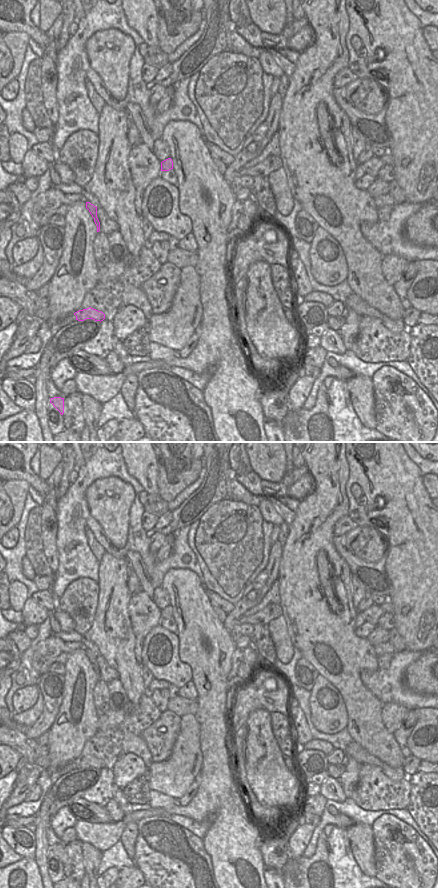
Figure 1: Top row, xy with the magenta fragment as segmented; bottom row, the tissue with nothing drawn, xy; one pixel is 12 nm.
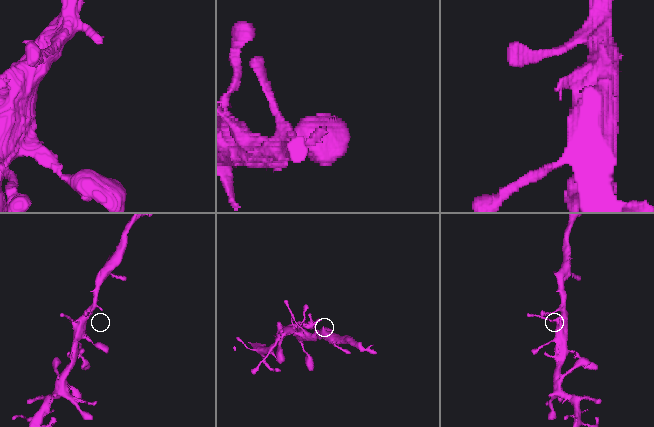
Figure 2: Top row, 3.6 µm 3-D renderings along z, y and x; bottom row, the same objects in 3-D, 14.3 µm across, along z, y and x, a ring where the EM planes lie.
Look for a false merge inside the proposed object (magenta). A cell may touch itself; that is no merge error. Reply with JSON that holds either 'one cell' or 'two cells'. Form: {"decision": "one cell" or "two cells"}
{"decision": "two cells"}

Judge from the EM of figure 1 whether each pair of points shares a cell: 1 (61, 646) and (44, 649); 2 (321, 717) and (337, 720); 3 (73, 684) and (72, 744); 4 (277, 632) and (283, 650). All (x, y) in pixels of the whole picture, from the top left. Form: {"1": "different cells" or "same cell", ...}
{"1": "same cell", "2": "same cell", "3": "same cell", "4": "same cell"}

